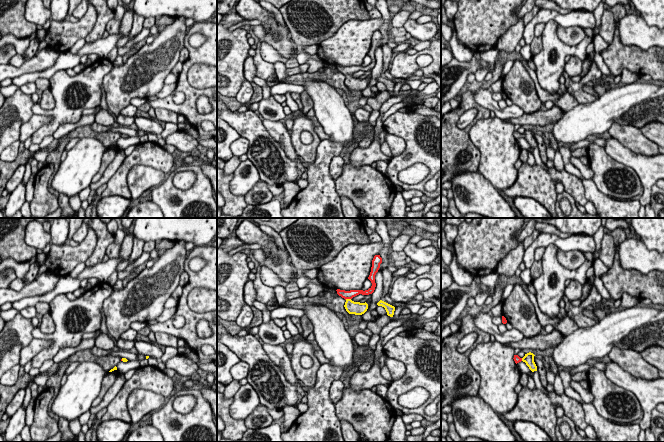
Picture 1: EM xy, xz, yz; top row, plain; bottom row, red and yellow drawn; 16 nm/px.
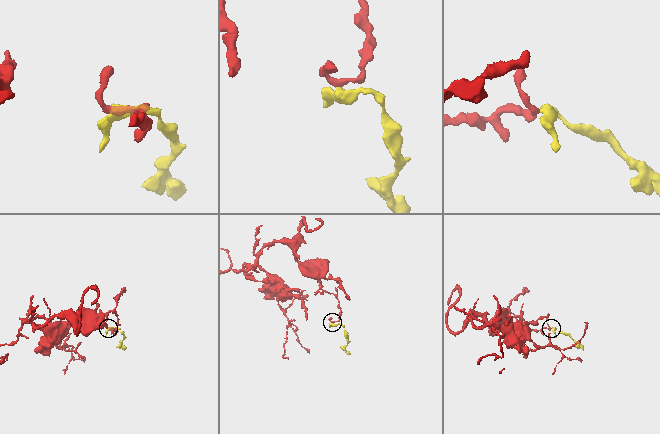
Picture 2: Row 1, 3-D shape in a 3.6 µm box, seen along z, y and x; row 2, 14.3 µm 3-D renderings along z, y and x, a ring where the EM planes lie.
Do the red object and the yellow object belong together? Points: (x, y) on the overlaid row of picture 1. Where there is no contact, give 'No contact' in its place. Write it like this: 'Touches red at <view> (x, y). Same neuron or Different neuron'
Touches red at xz (347, 298). Same neuron

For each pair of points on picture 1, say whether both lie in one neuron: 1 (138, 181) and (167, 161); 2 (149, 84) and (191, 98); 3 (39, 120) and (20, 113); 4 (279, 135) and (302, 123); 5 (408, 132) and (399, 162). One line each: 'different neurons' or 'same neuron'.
1: different neurons
2: different neurons
3: different neurons
4: different neurons
5: same neuron

